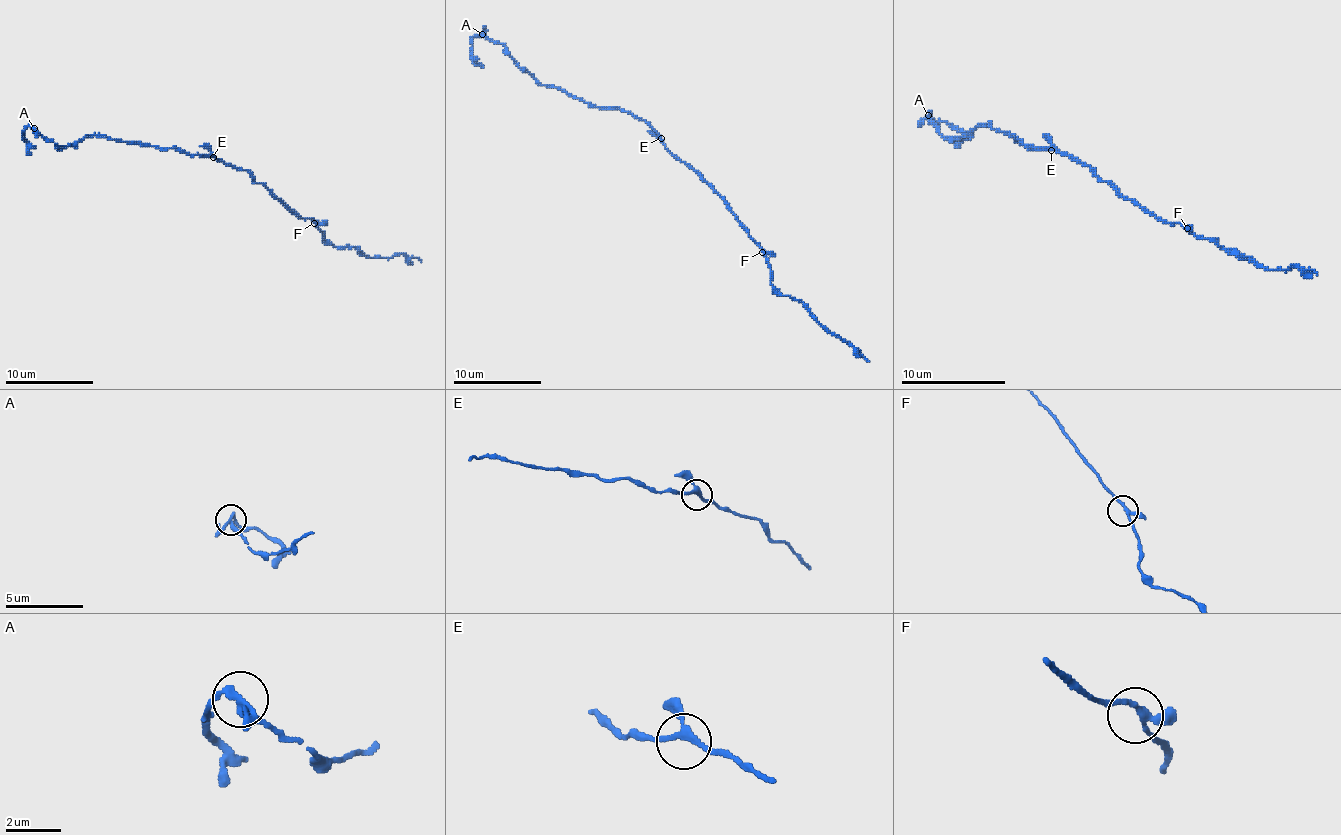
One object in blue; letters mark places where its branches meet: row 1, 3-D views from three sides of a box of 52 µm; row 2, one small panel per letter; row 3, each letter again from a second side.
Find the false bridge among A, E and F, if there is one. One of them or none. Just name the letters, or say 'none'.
A

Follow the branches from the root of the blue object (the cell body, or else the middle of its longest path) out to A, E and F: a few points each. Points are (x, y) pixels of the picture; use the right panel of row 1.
A: (1077, 160), (1056, 150), (1028, 147), (1020, 139), (989, 124), (981, 124), (960, 137), (944, 137), (929, 116)
E: (1077, 160), (1051, 150)
F: (1077, 160), (1103, 181), (1108, 181), (1127, 199), (1134, 199), (1166, 223), (1179, 223), (1187, 228)

